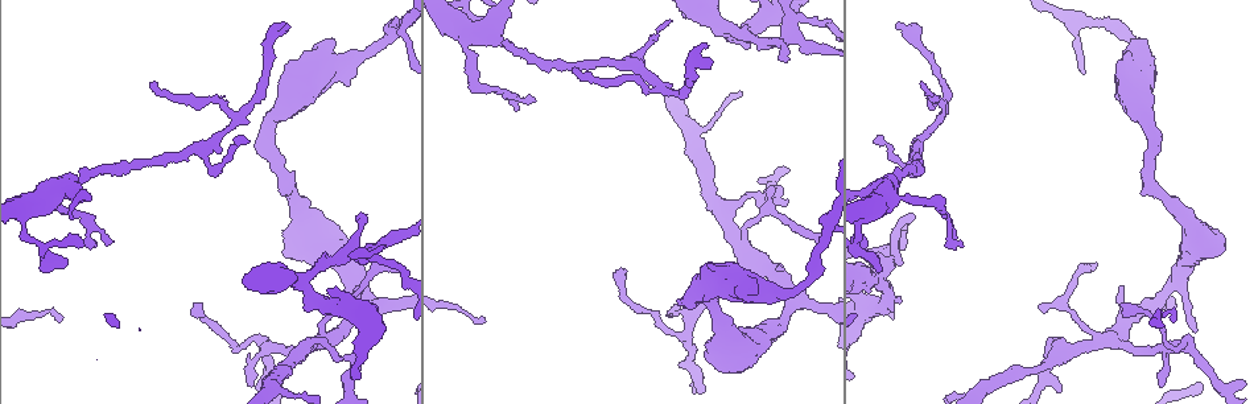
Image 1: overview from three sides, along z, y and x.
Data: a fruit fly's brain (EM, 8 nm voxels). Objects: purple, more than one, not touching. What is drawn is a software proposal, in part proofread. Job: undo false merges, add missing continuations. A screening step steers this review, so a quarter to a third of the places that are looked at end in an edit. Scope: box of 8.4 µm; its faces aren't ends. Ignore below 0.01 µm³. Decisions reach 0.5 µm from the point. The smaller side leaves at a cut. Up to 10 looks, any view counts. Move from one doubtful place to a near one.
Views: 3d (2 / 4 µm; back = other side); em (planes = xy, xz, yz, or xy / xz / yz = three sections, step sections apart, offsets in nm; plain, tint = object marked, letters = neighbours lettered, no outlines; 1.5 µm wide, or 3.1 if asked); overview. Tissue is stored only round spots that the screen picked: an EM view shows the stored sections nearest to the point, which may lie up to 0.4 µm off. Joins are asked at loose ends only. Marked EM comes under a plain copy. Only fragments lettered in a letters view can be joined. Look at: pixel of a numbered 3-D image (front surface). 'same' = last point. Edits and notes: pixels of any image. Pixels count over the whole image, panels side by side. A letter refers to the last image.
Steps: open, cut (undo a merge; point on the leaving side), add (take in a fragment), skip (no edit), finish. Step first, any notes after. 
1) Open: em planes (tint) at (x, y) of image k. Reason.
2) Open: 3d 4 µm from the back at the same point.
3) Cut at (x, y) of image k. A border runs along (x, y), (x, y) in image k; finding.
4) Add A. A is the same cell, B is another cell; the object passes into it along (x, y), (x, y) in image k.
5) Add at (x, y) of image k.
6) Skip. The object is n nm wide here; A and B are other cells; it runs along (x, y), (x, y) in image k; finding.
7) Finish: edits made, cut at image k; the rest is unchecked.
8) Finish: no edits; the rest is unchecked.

Open: 3d 4 µm at (877, 264) of image 1. Thin end.

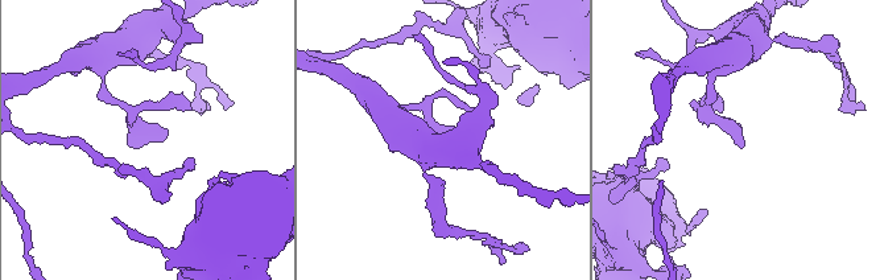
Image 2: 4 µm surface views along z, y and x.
Open: em xz step 4 (tint) at (738, 136) of image 2. Shape alone is not enough.

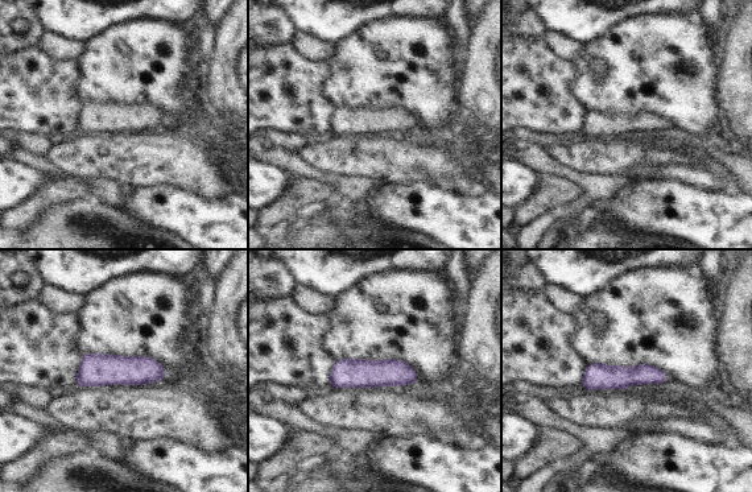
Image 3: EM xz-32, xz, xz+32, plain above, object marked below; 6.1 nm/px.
Open: em xy step 8 (letters) at the same point. Cut it another way.

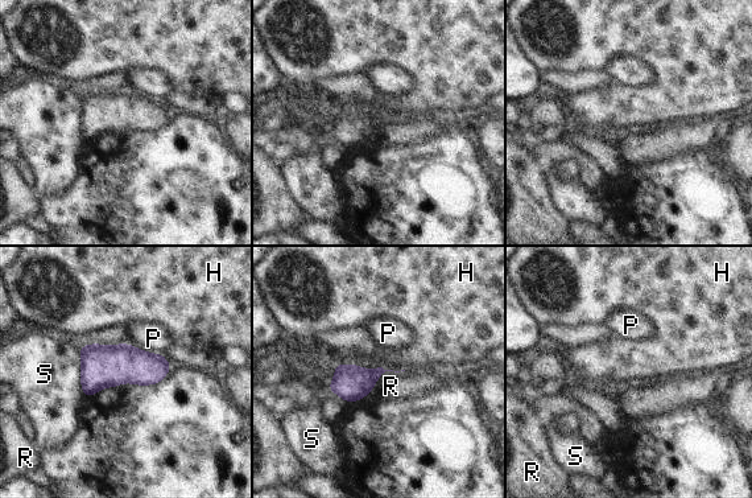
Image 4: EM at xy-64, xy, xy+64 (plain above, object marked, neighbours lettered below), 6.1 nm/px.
Skip. H, P, R and S are other cells; a border runs along (404, 370), (385, 371), (367, 394) in image 4; no lettered fragment goes on from it.

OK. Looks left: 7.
Open: em planes (letters) at (915, 151) of image 1. Three arms meet.

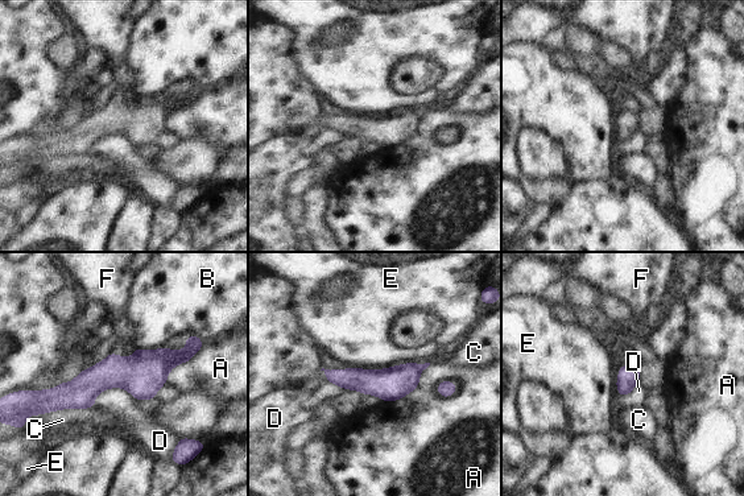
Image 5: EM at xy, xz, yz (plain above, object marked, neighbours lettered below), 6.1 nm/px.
Skip. The object is 130 nm wide here; the longest contact is with E, 440 nm; A, B, C, D, E and F are other cells; one cell here.

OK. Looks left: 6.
Open: em planes (tint) at (722, 23) of image 1. Three-way junction.

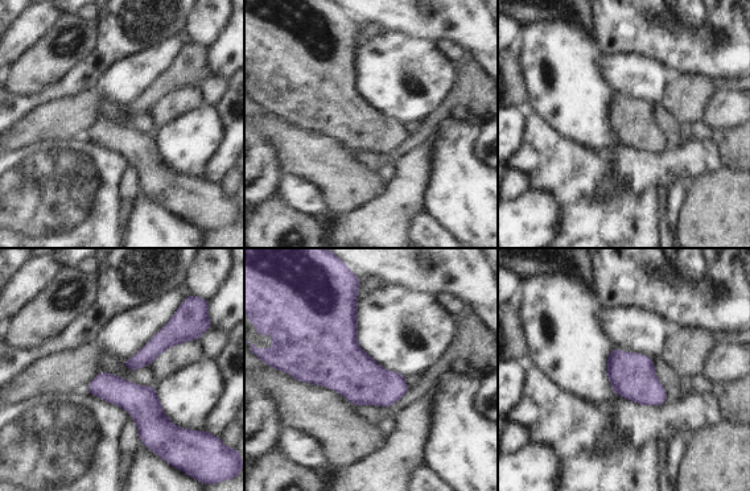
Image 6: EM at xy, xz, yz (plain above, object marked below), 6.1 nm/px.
Open: em planes (letters) at the same point.

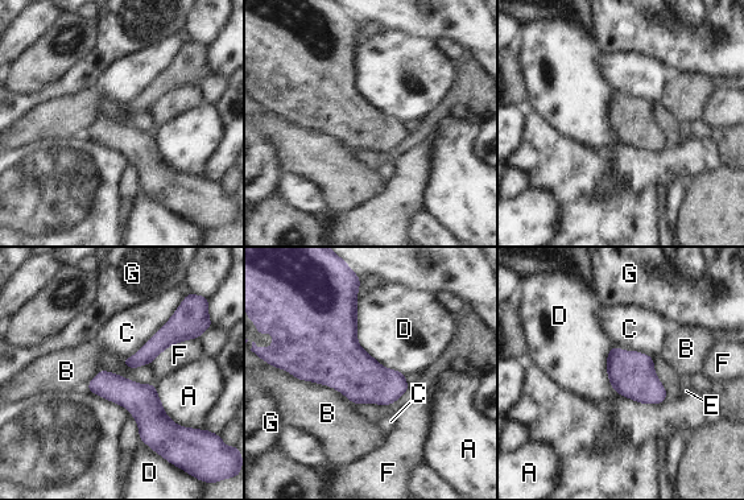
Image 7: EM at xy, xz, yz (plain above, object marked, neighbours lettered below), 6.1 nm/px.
Skip. A, B, C, D, E, F and G are other cells; it runs along (91, 385), (128, 393), (164, 429) in image 7; all the same cell.

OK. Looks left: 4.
Open: em planes (letters) at (774, 186) of image 1. Thin end.

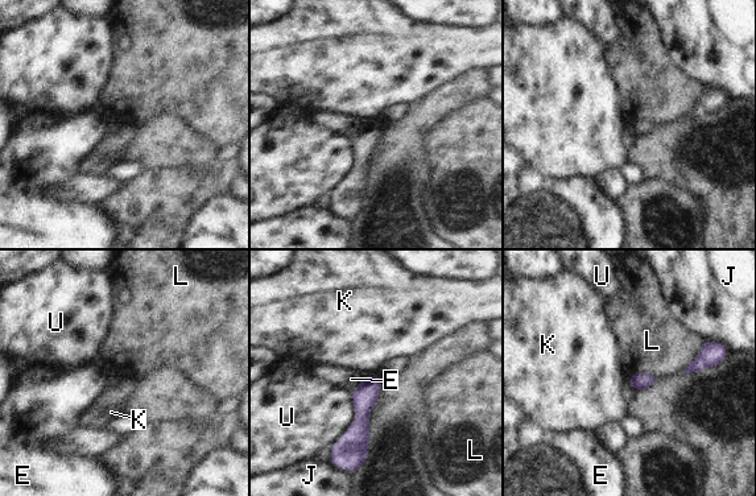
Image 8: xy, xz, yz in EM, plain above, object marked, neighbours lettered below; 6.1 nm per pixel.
Skip. E, J, K, L and U are other cells; it runs along (371, 379), (362, 408), (362, 454) in image 8; no lettered fragment goes on from it.

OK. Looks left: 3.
Finish: no edits; the rest is unchecked.

